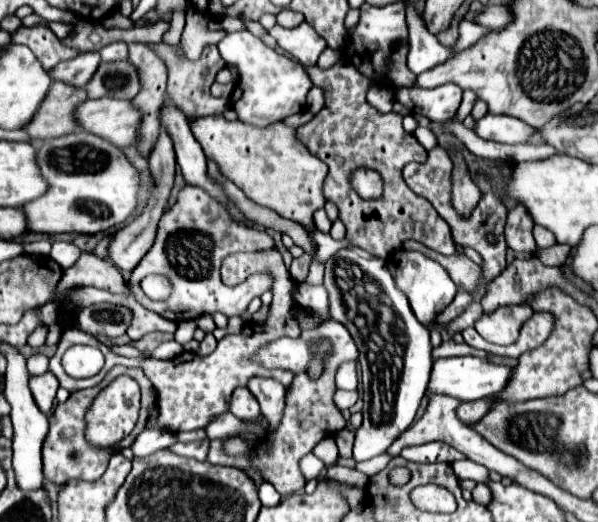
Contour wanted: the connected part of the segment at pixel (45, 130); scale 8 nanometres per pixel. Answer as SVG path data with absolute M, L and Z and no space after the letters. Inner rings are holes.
M52 82L48 94L44 96L36 116L24 126L32 144L42 144L44 140L78 130L74 120L74 108L80 100L86 100L84 88L72 88L64 82Z

